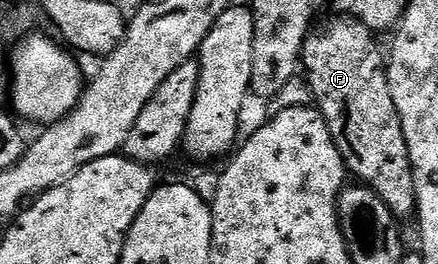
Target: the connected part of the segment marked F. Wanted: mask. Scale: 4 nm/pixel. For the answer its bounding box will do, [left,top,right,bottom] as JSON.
[301,21,416,221]

